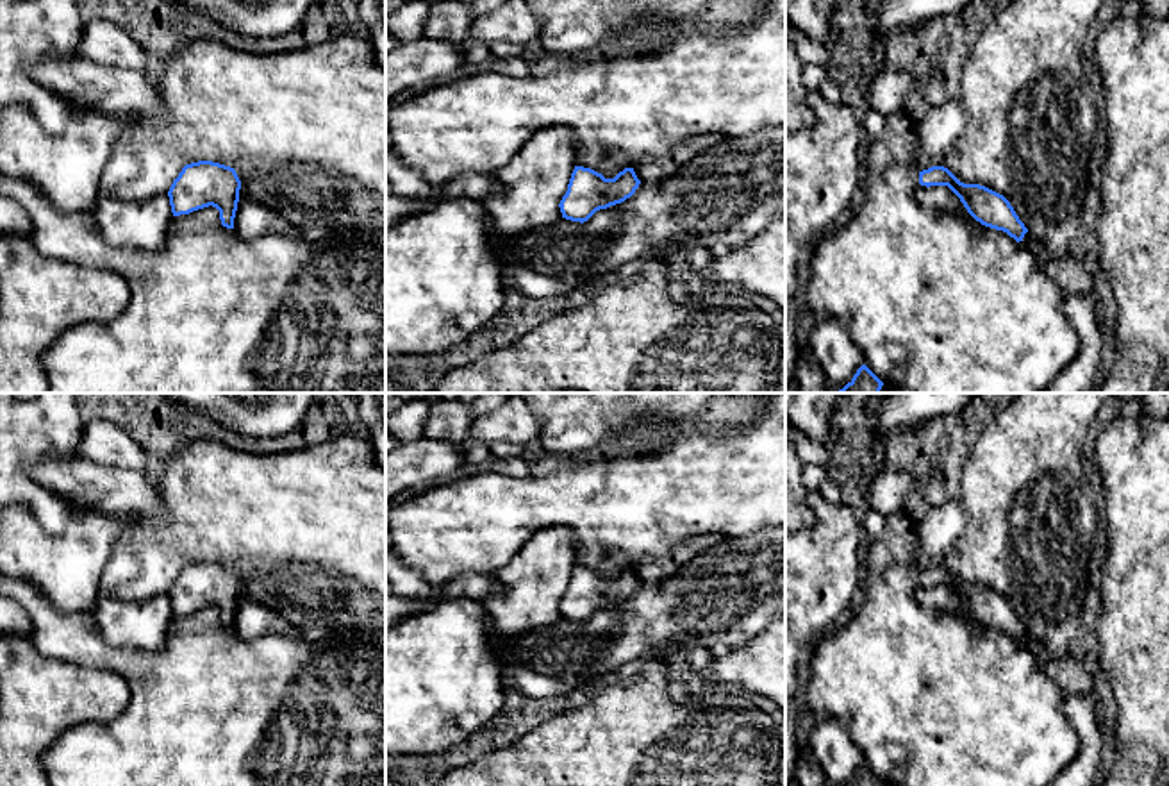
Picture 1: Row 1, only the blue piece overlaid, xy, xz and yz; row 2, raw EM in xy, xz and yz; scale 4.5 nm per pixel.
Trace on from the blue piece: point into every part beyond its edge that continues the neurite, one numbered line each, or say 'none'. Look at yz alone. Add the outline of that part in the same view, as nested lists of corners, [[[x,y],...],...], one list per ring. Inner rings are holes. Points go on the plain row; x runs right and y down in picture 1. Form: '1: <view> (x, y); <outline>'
1: yz (937, 535); [[[960,497],[948,498],[932,509],[917,527],[917,570],[939,566],[966,527],[966,509]]]

